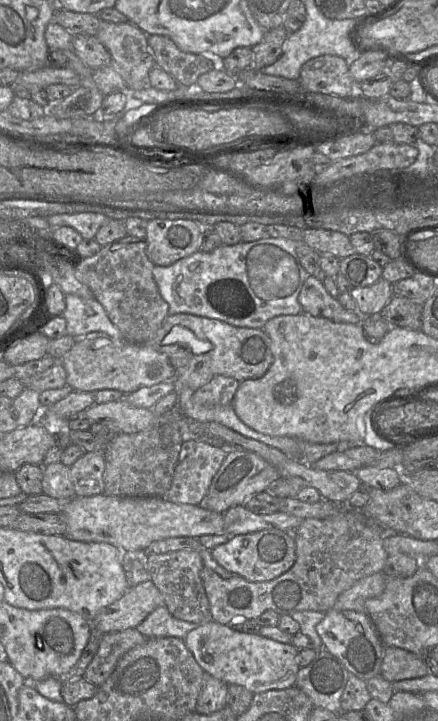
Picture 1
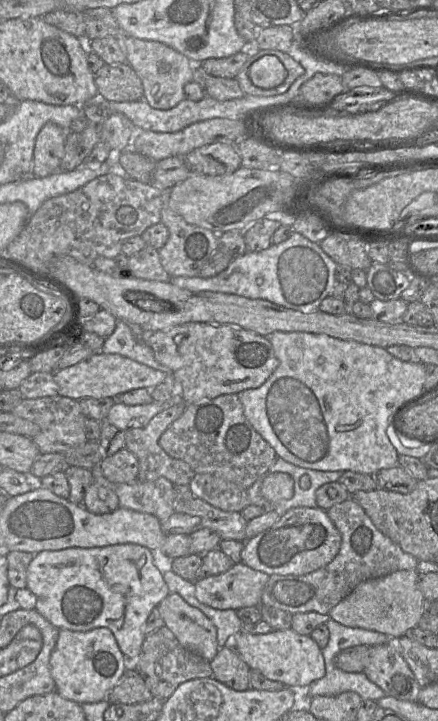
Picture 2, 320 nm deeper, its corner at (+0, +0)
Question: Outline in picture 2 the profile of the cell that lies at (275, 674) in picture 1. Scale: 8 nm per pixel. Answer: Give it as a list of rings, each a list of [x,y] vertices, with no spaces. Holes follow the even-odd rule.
[[[273,630],[268,634],[248,634],[240,632],[231,641],[231,646],[251,670],[258,670],[269,680],[281,682],[286,687],[304,687],[325,675],[325,661],[322,650],[309,635],[300,635],[294,630]]]

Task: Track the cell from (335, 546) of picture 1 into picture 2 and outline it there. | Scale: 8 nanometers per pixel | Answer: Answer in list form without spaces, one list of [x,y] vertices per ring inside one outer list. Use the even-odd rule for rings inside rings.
[[[352,498],[332,506],[326,512],[341,534],[338,554],[326,566],[306,575],[269,575],[260,606],[281,609],[292,615],[304,612],[328,614],[361,582],[396,571],[417,569],[419,560],[384,535]]]

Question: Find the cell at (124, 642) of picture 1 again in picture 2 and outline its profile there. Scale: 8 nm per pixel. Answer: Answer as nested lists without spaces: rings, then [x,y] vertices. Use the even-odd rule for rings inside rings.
[[[165,626],[145,637],[138,658],[132,664],[127,663],[127,669],[135,669],[140,673],[153,697],[163,700],[168,699],[182,683],[198,678],[212,678],[213,673],[210,661],[184,648]]]

